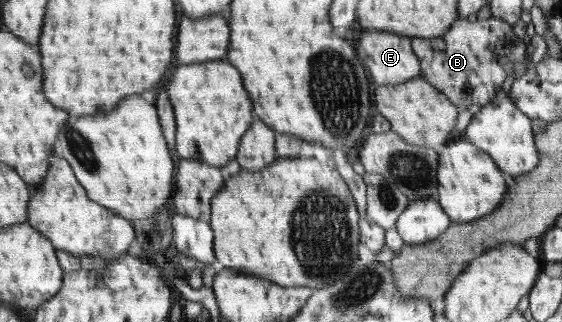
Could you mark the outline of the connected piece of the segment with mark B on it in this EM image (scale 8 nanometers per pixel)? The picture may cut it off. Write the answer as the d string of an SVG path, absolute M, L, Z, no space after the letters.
M494 16L480 21L460 19L443 36L414 38L412 45L422 62L421 78L445 93L462 109L474 104L485 107L497 98L511 74L514 74L514 80L519 80L533 67L527 54L527 42L515 34L510 22Z

